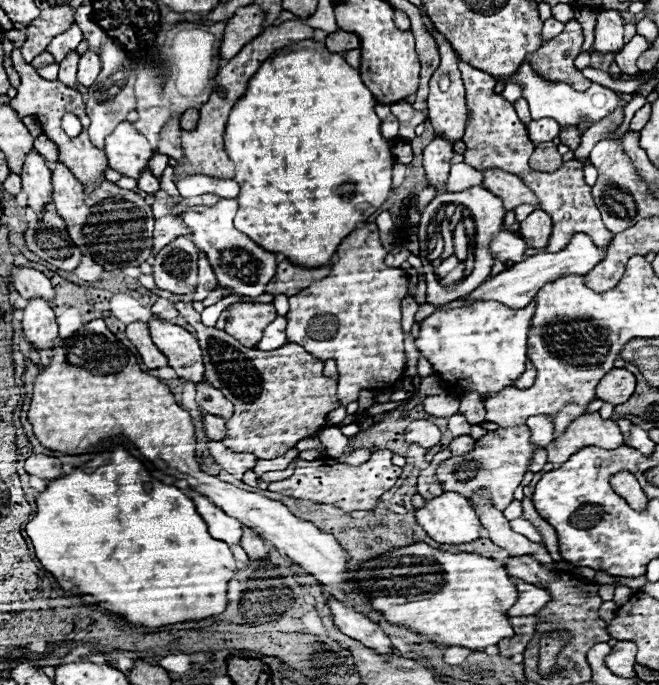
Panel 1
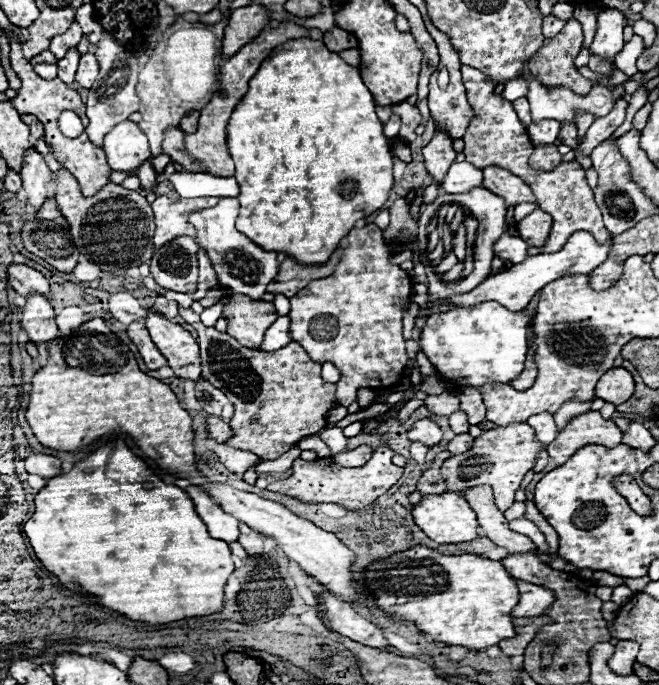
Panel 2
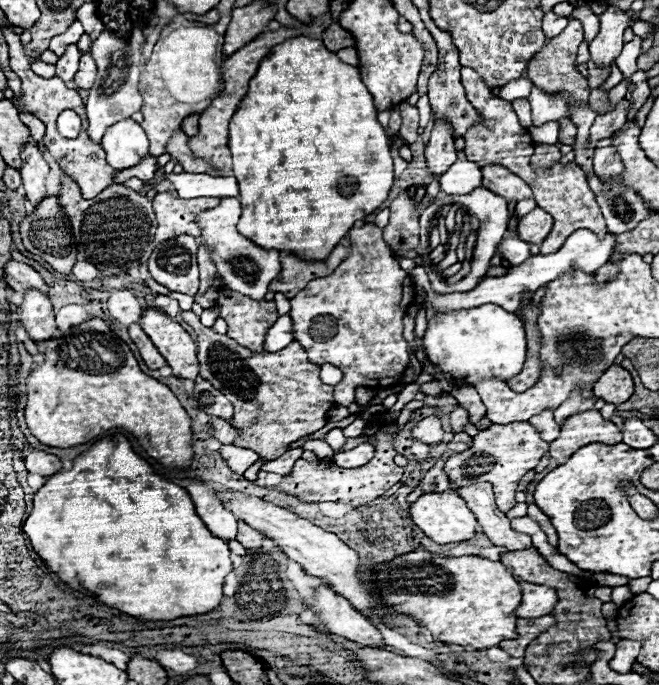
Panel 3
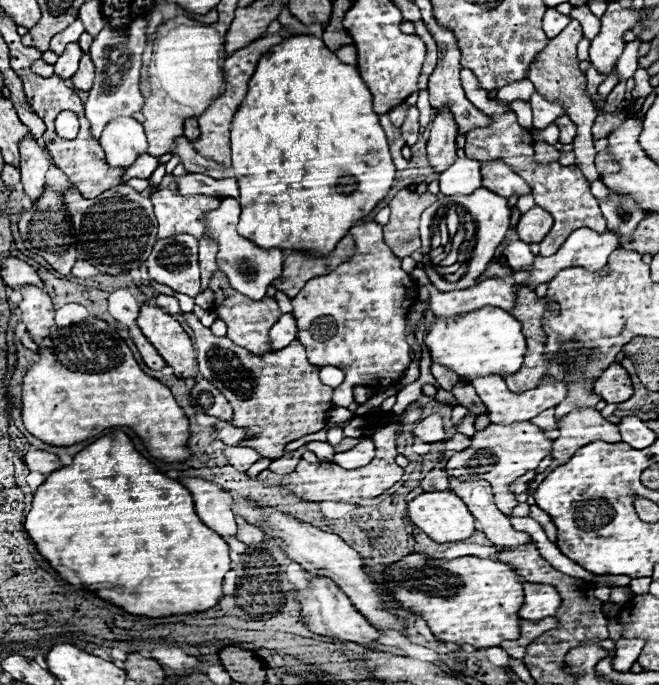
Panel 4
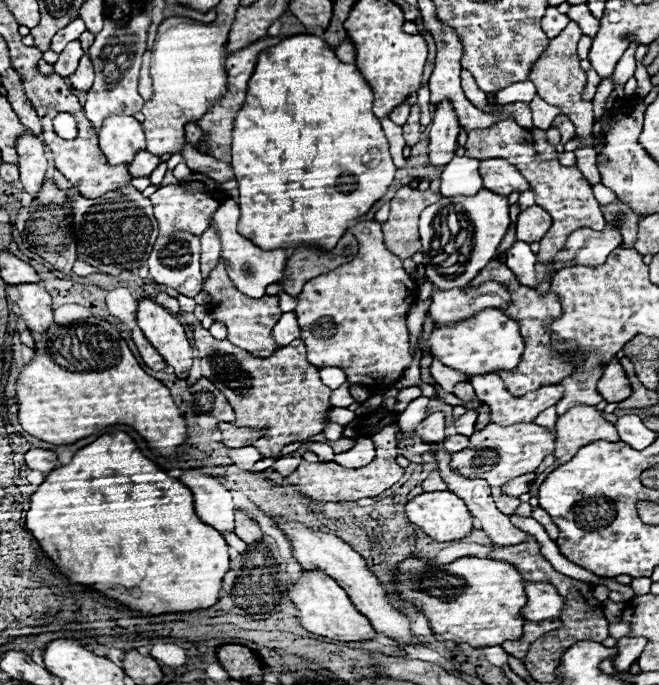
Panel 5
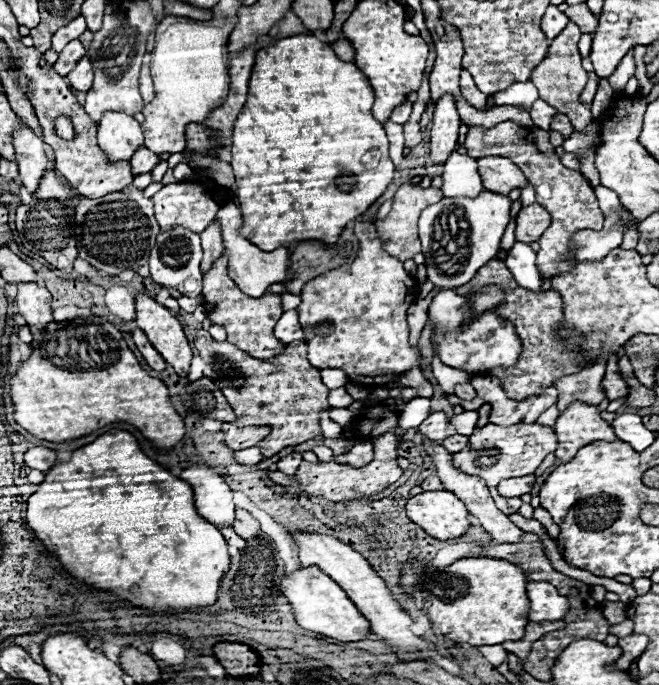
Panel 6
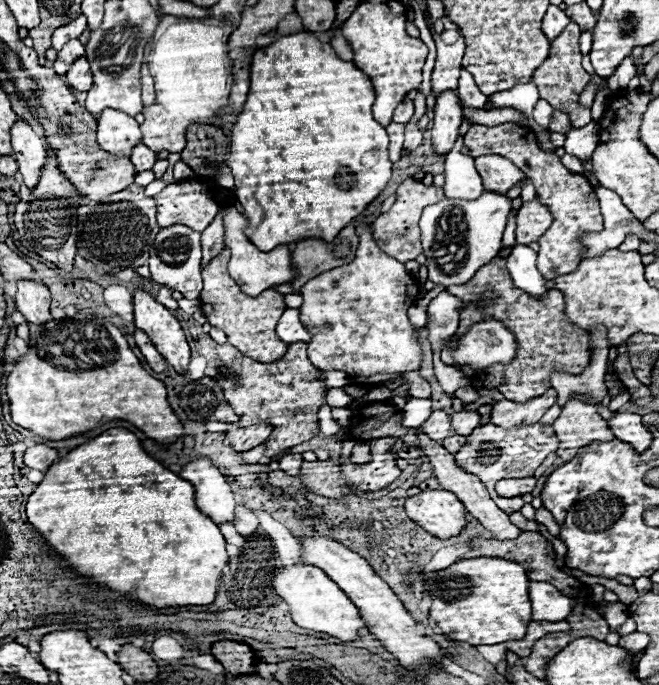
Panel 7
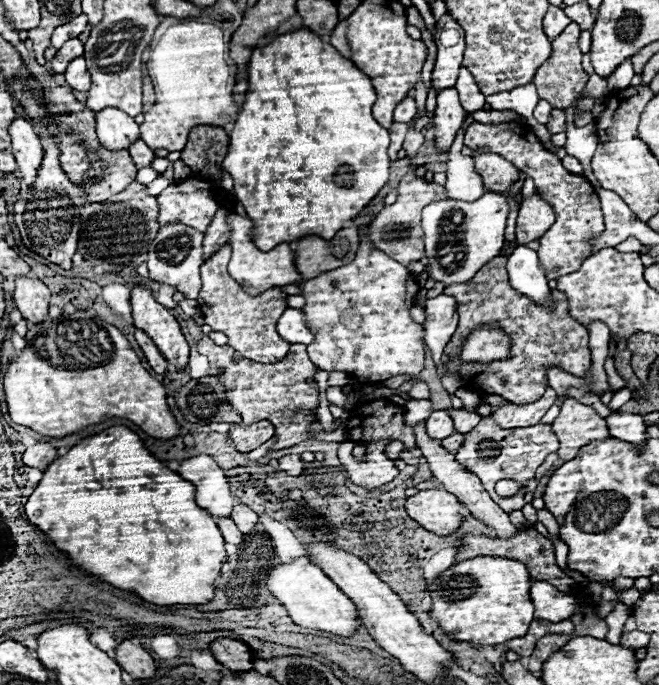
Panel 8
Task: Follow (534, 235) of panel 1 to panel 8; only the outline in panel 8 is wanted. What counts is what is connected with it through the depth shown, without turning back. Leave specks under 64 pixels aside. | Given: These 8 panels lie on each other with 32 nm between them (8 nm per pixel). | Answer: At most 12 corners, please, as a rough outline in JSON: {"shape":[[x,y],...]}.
{"shape":[[538,194],[518,212],[516,242],[538,240],[554,224],[554,212]]}

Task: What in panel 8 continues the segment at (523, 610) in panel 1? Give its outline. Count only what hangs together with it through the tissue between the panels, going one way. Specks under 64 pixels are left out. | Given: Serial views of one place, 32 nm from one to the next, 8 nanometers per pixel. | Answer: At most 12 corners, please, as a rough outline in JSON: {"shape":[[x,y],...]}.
{"shape":[[534,582],[536,620],[568,620],[578,598],[548,582]]}

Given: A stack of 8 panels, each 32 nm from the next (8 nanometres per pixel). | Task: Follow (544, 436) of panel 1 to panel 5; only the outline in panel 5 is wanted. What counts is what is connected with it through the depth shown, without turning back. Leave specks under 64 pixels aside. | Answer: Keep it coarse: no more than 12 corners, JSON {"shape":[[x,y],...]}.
{"shape":[[548,408],[546,412],[534,418],[534,424],[542,428],[550,428],[554,434],[556,428],[556,408]]}

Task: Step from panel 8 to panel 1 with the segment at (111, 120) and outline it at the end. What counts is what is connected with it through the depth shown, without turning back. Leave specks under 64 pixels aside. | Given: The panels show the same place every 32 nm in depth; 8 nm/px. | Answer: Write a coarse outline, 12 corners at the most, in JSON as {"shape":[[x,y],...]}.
{"shape":[[130,122],[106,138],[110,168],[138,180],[154,154]]}

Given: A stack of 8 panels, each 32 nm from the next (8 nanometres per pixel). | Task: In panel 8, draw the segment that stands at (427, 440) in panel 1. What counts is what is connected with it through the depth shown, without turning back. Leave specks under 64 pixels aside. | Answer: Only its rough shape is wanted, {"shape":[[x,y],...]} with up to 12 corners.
{"shape":[[434,410],[426,432],[434,440],[454,434],[448,412]]}

